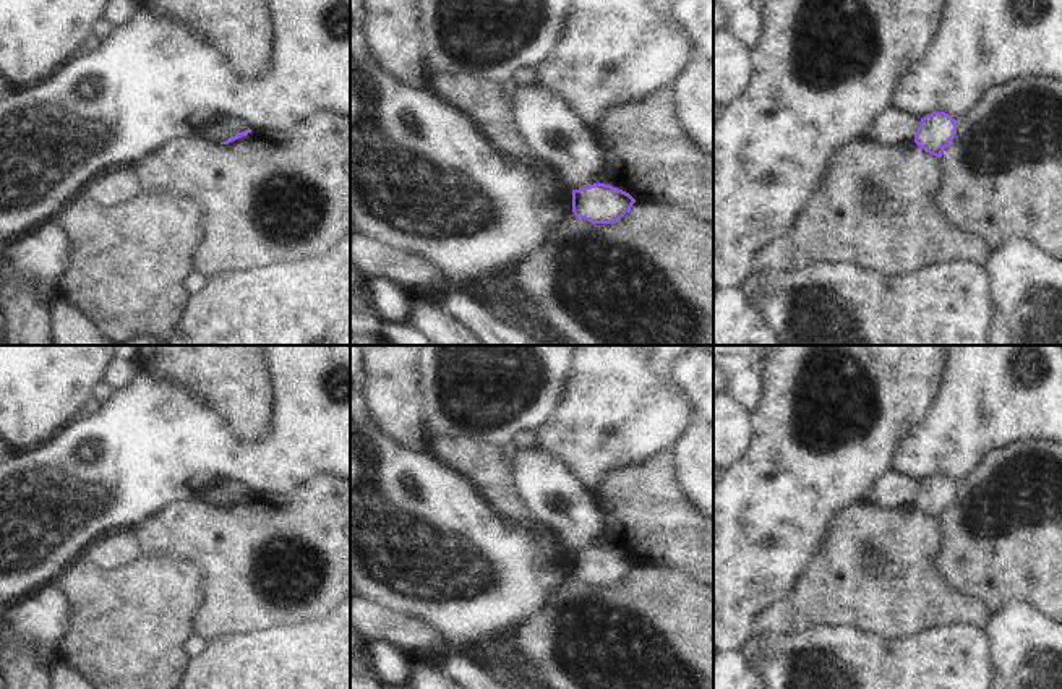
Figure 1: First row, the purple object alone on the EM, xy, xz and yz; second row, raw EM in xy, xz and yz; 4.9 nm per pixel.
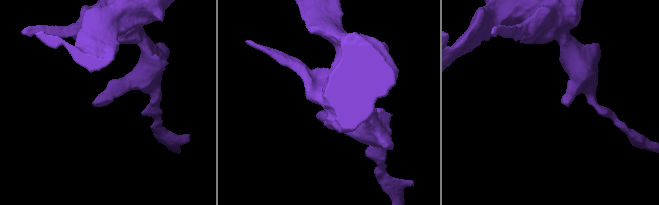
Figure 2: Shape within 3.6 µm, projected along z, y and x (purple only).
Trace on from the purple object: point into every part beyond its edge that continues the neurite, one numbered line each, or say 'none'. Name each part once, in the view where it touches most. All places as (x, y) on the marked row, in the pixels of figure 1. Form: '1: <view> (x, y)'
none

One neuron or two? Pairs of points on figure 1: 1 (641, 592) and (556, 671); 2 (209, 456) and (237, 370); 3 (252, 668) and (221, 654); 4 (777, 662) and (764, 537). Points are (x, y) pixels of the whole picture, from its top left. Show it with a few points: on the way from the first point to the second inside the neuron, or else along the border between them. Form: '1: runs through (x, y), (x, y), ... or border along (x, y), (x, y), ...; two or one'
1: runs through (620, 615), (579, 659); one
2: border along (193, 391), (222, 417), (237, 436), (250, 441); two
3: runs through (244, 668), (235, 668), (229, 662); one
4: border along (754, 634), (741, 650); two

